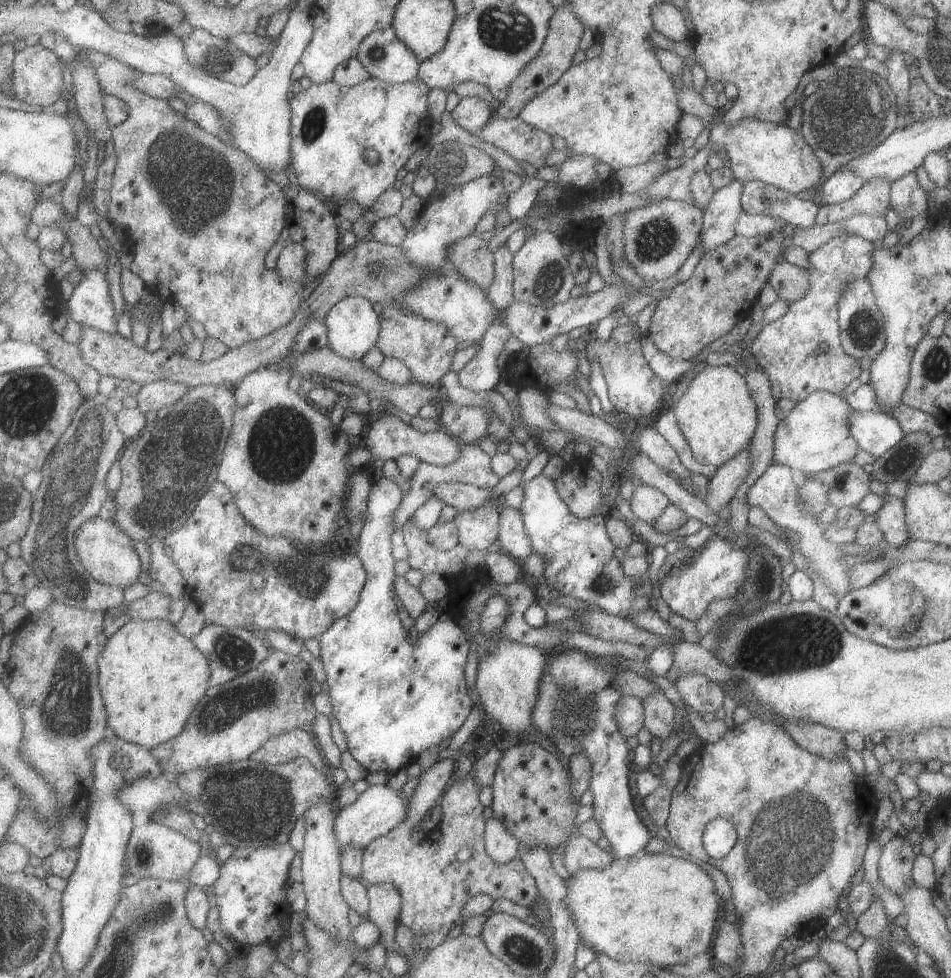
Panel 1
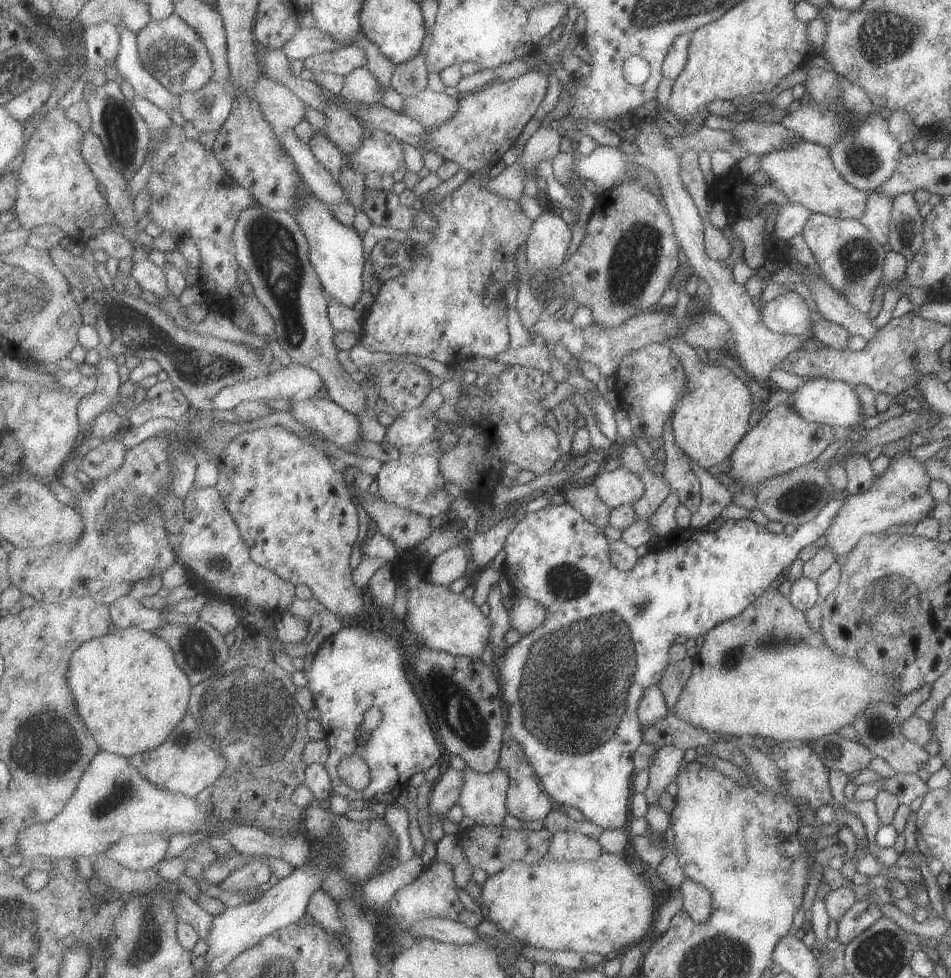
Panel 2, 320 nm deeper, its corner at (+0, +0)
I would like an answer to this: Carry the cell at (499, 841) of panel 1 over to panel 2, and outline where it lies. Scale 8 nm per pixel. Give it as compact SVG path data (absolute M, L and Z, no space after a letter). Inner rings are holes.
M466 765L461 772L465 777L459 804L463 808L463 815L479 825L494 827L505 824L506 816L509 815L506 800L510 789L510 776L507 771L495 768L491 772L480 773Z

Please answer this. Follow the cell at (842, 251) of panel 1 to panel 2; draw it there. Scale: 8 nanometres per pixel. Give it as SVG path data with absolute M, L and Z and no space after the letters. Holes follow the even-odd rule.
M873 191L868 194L865 202L865 212L858 219L867 232L880 245L885 244L888 239L888 226L890 221L890 210L892 207L892 198L881 191Z

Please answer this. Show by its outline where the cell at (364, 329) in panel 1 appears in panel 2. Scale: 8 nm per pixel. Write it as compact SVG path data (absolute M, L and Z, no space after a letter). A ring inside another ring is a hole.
M305 188L299 194L299 204L295 206L297 222L301 224L305 236L309 238L311 246L311 262L317 268L323 288L327 295L337 300L341 306L353 308L361 294L363 294L363 270L367 264L365 248L363 248L363 236L353 226L345 226L333 216L330 205L321 201L310 188Z

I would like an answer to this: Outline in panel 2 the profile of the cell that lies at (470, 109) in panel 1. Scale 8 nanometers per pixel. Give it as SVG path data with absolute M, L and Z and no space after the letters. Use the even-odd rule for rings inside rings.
M425 90L411 95L404 100L404 115L421 122L425 128L437 128L445 122L453 120L461 108L460 97L454 98L449 94Z

